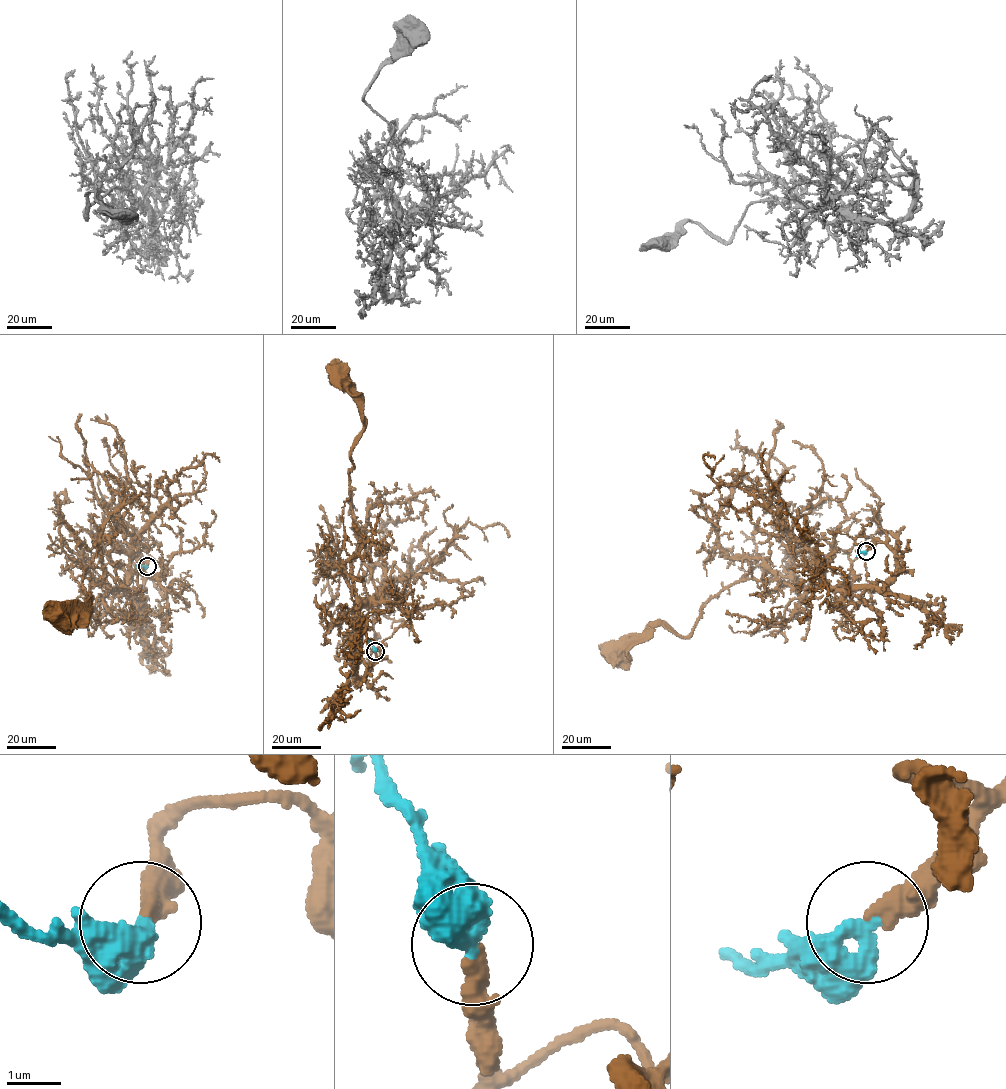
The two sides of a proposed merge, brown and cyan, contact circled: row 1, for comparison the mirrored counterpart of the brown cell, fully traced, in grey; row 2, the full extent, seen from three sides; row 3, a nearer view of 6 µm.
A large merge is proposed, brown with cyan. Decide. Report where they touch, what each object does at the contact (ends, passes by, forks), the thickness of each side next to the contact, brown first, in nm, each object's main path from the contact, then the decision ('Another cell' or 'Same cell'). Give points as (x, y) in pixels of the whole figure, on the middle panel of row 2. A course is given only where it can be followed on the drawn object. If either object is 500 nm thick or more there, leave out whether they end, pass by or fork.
Place: (375, 651). At the ring brown passes by. At the ring cyan ends. Thickness 240 nm (brown) against 440 nm. Course of brown: (375, 651), (364, 677), (357, 675), (352, 566), (362, 533), (348, 475), (365, 422), (352, 384), (339, 372). Course of cyan: (375, 651), (368, 639). Same cell

